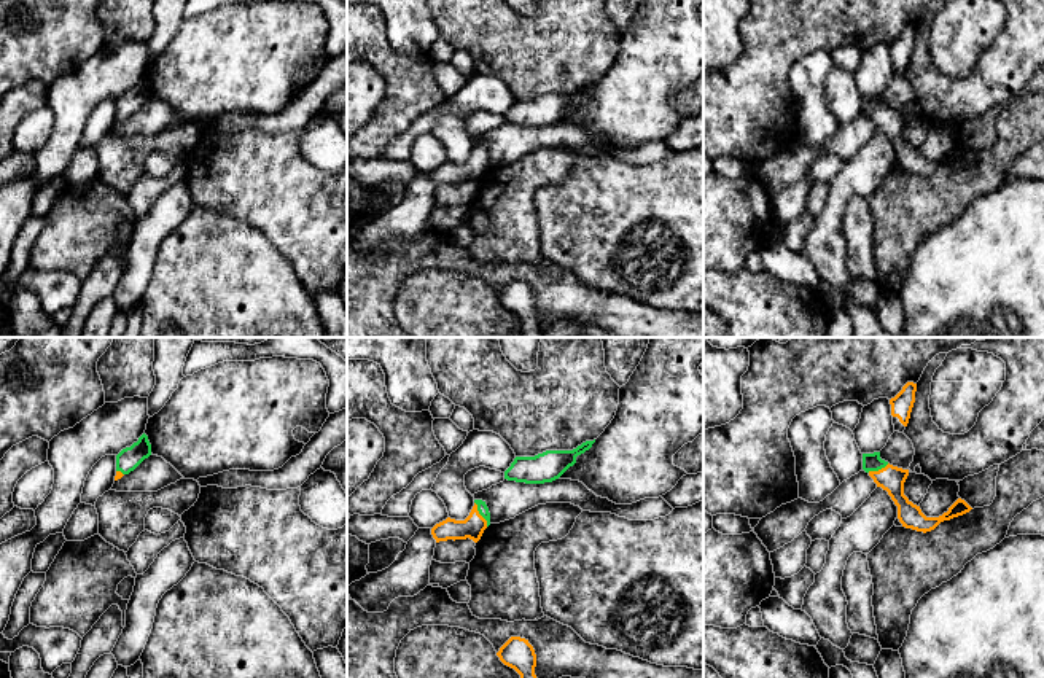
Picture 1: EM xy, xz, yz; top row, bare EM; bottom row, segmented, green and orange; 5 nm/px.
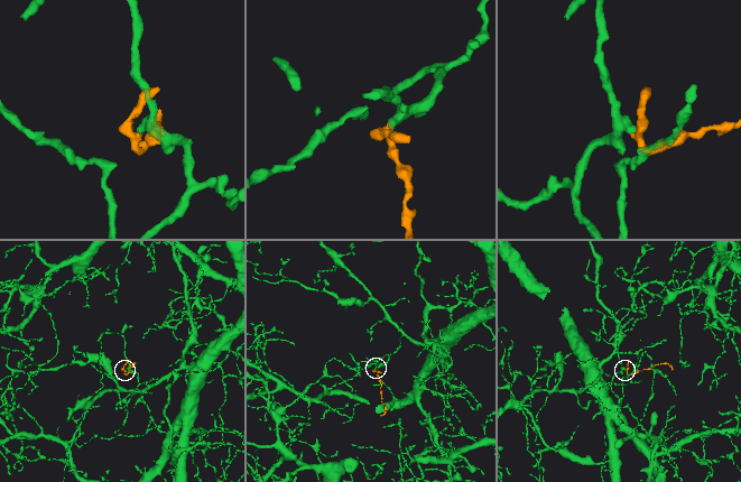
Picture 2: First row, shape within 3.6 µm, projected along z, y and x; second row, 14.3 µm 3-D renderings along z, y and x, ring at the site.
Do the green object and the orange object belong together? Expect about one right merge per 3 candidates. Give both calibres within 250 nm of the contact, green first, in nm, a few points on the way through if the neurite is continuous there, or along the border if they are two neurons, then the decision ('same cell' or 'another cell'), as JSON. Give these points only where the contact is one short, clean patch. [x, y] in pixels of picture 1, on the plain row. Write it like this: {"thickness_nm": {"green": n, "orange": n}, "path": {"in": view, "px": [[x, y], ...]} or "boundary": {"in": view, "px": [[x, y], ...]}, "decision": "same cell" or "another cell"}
{"thickness_nm": {"green": 50, "orange": 120}, "path": {"in": "xz", "px": [[483, 151], [479, 156], [473, 171]]}, "decision": "same cell"}

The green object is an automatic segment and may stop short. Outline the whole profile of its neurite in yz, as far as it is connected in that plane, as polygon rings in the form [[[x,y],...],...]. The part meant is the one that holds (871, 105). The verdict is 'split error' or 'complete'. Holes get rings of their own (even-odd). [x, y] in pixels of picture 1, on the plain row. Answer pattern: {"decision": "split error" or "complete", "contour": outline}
{"decision": "split error", "contour": [[[880,95],[863,97],[863,113],[874,123],[877,131],[888,135],[898,150],[898,162],[906,172],[926,177],[934,173],[941,166],[963,159],[972,153],[964,143],[958,142],[942,159],[926,161],[920,150],[914,148],[904,138],[904,126],[909,119],[909,113],[893,110],[882,103]]]}

